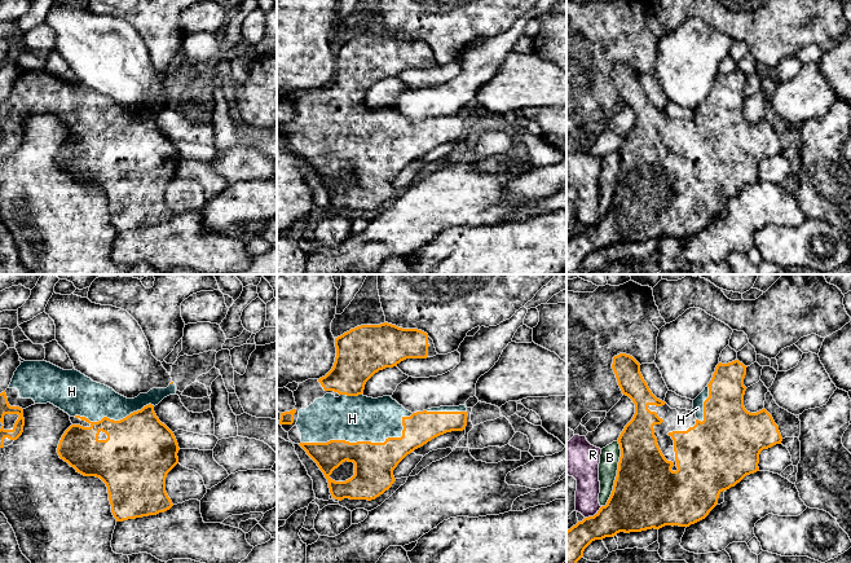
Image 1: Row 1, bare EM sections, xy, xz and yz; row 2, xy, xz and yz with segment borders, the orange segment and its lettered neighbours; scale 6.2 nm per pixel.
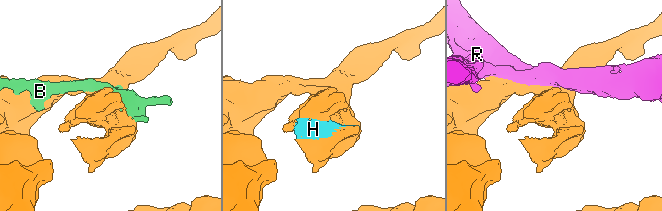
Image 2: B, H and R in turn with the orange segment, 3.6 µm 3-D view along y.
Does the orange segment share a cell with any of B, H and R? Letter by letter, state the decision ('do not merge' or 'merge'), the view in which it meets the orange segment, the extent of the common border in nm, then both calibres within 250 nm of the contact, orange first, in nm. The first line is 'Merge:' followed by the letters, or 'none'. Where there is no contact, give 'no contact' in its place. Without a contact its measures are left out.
Merge: H
B: do not merge | yz | 420 nm | 420/120 nm
H: merge | xz | 700 nm | 260/280 nm
R: do not merge | yz | 130 nm | 320/140 nm

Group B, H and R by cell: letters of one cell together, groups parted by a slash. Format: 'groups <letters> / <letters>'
groups B / H / R

